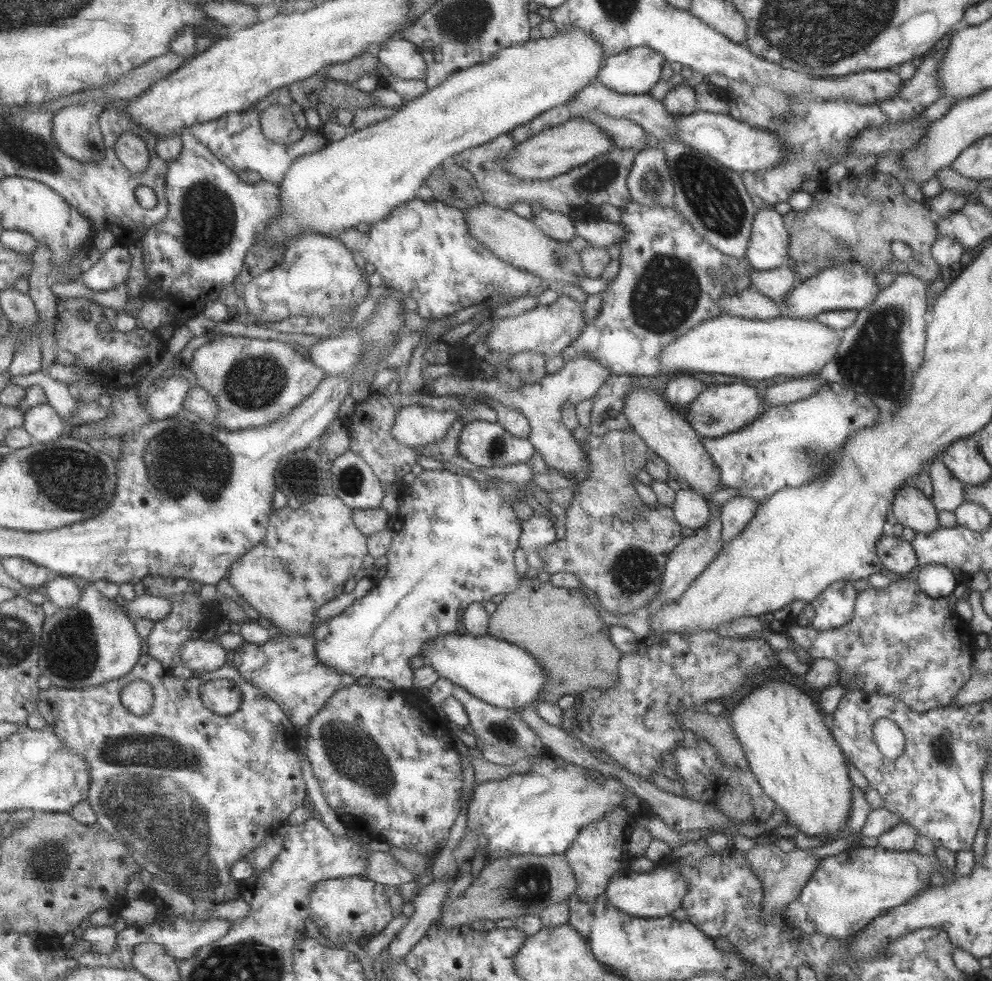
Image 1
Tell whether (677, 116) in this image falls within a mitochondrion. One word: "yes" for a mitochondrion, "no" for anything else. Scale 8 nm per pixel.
no

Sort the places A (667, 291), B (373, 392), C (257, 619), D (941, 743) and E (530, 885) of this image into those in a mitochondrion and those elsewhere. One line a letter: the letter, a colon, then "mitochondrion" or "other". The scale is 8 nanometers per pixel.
A: mitochondrion
B: other
C: other
D: mitochondrion
E: mitochondrion

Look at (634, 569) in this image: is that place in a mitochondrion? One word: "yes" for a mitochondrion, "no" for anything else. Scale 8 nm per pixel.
yes

